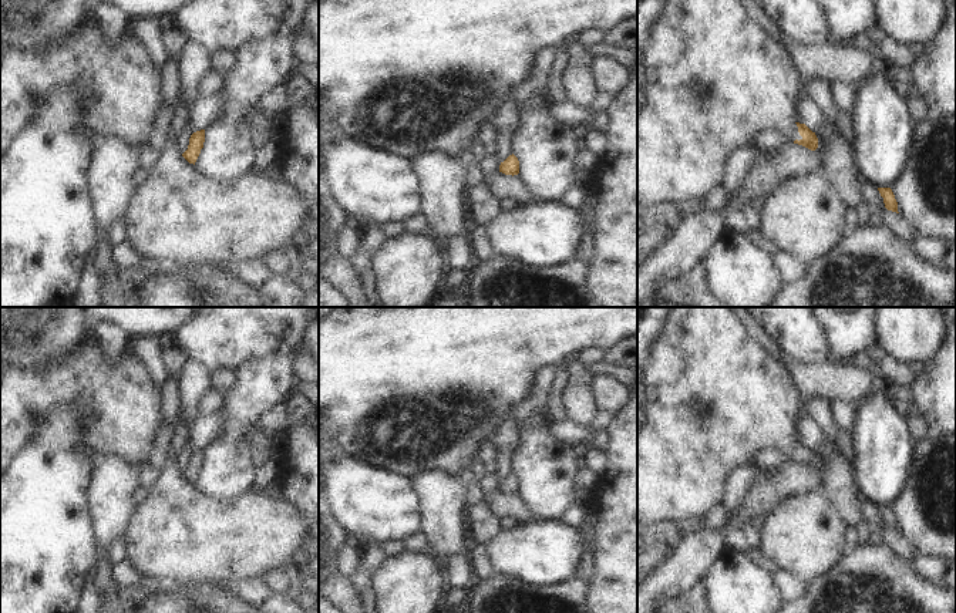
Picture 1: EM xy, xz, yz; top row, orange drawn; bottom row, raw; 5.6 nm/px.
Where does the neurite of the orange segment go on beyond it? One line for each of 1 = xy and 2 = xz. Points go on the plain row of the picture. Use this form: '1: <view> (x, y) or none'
1: none
2: none

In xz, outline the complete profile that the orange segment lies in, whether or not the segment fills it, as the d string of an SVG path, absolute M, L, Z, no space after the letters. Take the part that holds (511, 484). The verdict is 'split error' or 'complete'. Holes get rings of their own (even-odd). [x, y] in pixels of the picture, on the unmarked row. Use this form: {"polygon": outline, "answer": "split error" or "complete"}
{"polygon": "M512 472L509 474L504 481L499 484L499 491L505 494L518 494L519 492L519 479L518 476Z", "answer": "complete"}

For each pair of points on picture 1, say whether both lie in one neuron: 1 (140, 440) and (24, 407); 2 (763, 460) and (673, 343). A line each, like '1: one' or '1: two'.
1: one
2: two

